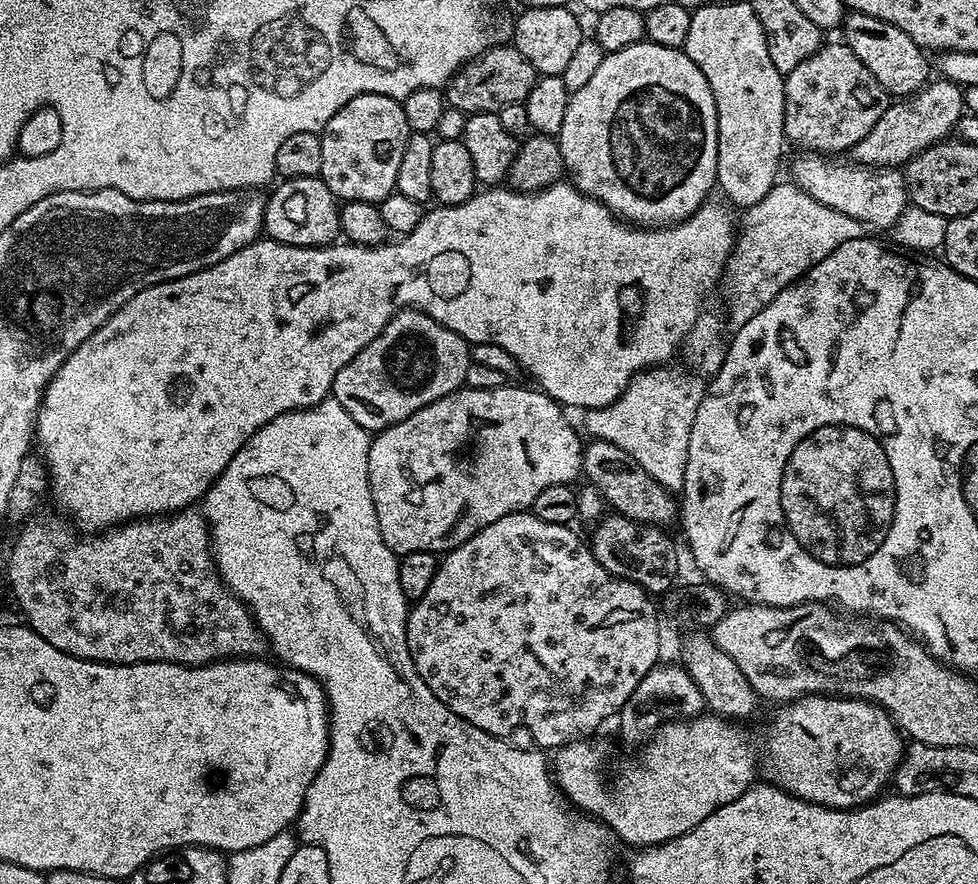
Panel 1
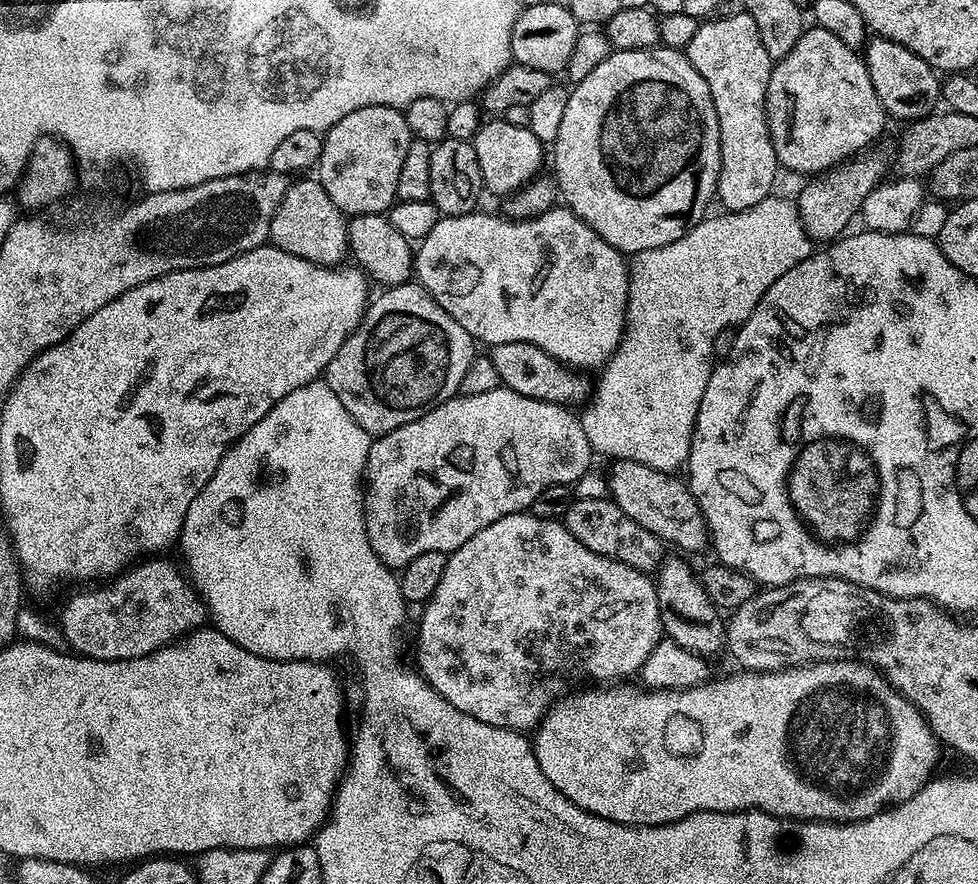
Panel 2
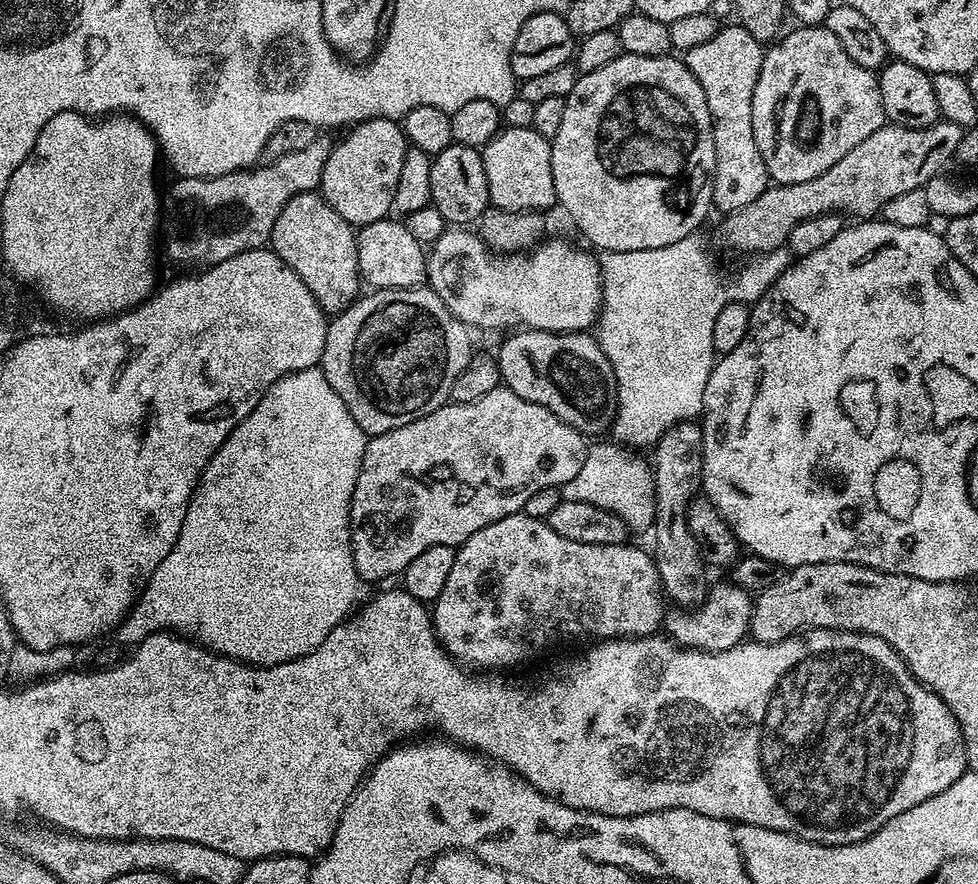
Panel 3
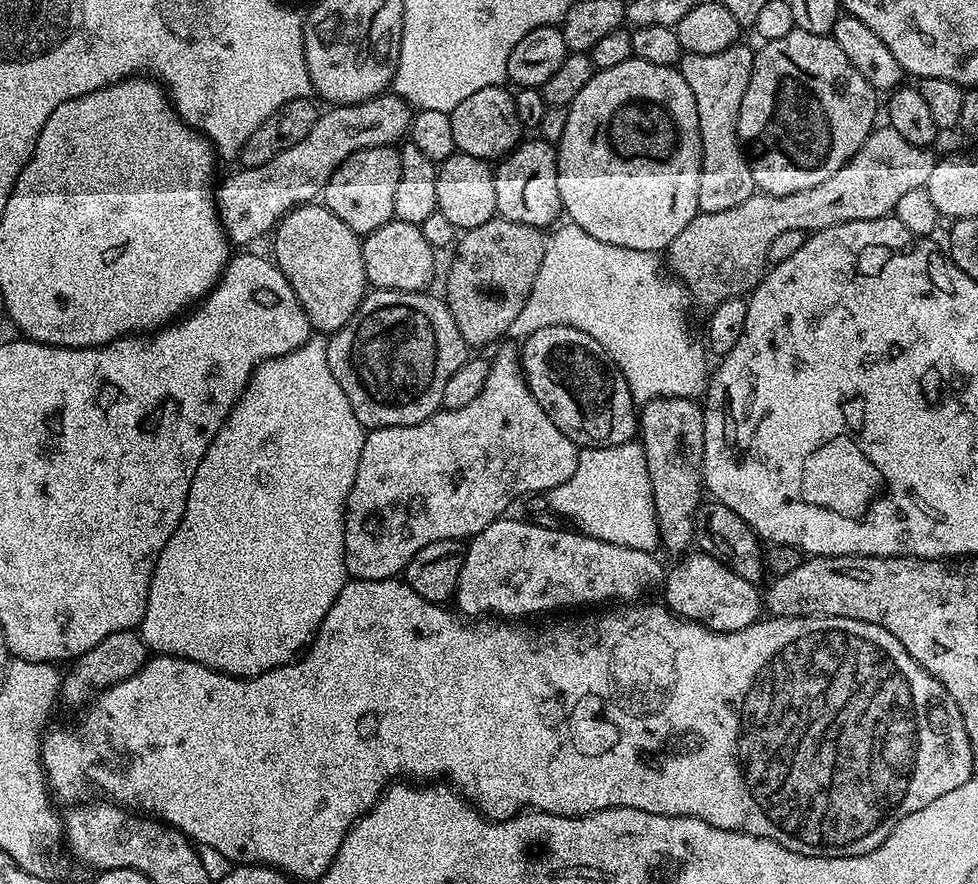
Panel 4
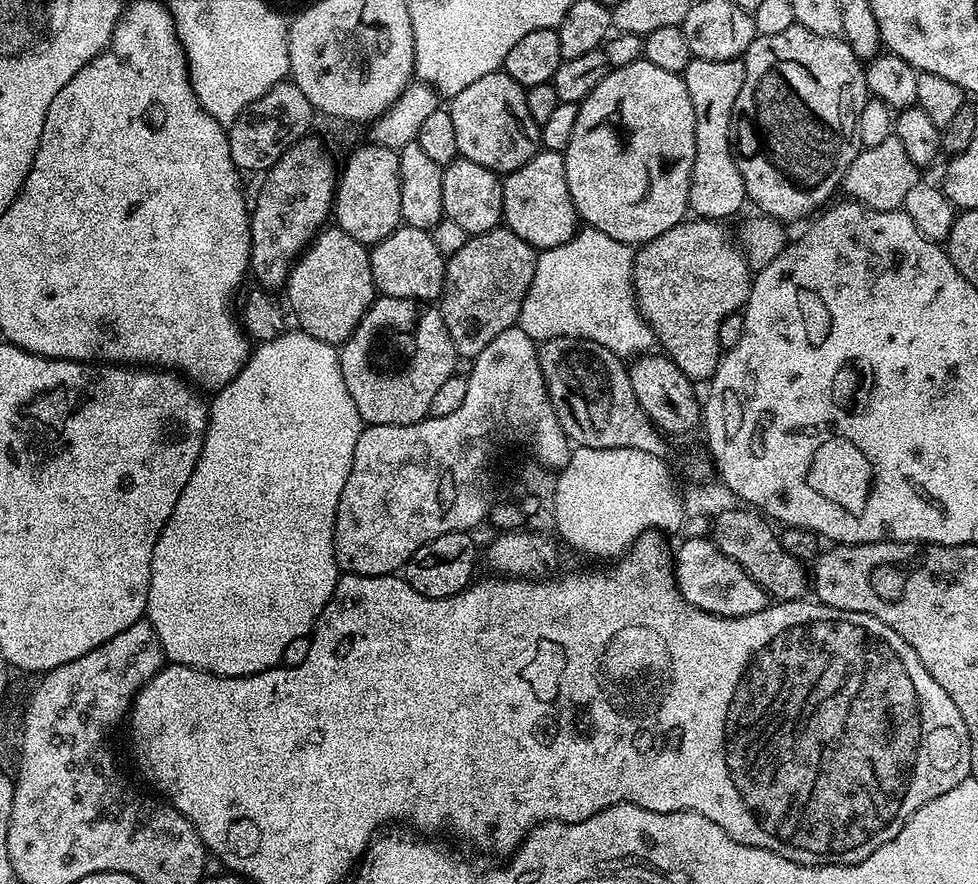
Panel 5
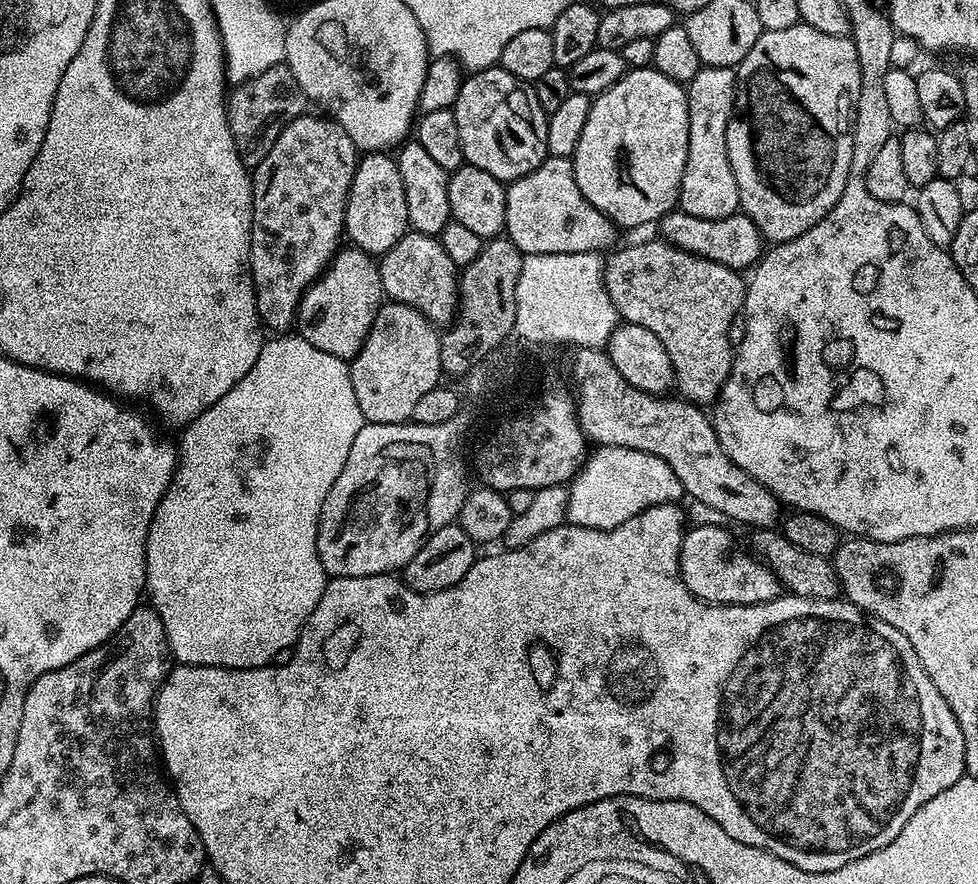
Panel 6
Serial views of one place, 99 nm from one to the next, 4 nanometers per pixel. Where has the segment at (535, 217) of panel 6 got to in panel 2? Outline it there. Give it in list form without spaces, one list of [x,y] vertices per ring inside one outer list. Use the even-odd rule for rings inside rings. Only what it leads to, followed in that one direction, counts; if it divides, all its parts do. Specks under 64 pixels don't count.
[[[503,118],[485,119],[470,143],[474,146],[474,154],[478,154],[478,170],[482,170],[484,187],[497,198],[511,196],[528,183],[541,171],[540,163],[546,160],[545,145],[534,138],[529,128],[510,126]]]

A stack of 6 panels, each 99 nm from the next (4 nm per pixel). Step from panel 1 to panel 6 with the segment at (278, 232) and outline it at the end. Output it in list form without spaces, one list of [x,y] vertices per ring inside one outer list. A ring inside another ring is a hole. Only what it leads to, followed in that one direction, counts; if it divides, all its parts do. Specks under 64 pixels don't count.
[[[344,246],[301,298],[294,324],[310,346],[334,354],[341,362],[350,362],[362,350],[362,342],[366,342],[366,334],[370,334],[370,326],[374,326],[374,318],[385,300],[379,263],[358,247]]]

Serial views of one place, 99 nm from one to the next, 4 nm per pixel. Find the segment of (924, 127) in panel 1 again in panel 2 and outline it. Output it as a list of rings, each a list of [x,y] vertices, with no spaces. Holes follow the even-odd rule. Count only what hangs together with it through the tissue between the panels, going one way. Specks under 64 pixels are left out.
[[[865,150],[835,165],[831,170],[819,173],[809,179],[812,181],[801,190],[800,197],[795,197],[796,213],[813,242],[831,242],[845,235],[853,227],[852,219],[855,221],[859,217],[860,208],[868,195],[889,175],[887,158],[880,152],[872,151]]]

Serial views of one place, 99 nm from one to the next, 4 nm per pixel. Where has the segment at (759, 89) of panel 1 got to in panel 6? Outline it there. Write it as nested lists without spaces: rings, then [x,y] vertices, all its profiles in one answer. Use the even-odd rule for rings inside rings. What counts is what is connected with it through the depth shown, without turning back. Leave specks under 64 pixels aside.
[[[701,67],[686,91],[690,142],[686,150],[686,170],[682,170],[679,211],[711,220],[737,215],[738,182],[734,182],[734,170],[730,170],[730,158],[726,154],[726,126],[736,110],[736,68]]]

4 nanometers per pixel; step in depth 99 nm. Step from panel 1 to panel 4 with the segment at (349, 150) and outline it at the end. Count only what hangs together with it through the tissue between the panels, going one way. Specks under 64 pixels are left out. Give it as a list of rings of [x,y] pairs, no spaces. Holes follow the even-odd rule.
[[[395,147],[358,150],[340,163],[334,174],[330,174],[330,182],[326,182],[322,193],[322,203],[338,214],[338,218],[342,218],[357,236],[366,237],[394,218],[394,193],[399,173],[400,154]]]

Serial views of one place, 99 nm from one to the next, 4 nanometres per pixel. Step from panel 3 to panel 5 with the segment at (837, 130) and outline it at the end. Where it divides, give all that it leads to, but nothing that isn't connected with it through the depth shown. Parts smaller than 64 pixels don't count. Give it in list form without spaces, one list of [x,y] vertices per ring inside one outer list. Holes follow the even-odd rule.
[[[792,23],[788,29],[781,30],[778,34],[757,35],[756,40],[750,42],[750,46],[744,51],[742,59],[746,78],[742,78],[742,90],[738,90],[738,98],[734,102],[732,111],[732,154],[736,157],[736,165],[746,186],[746,197],[751,203],[753,200],[760,207],[757,209],[763,215],[770,216],[774,220],[789,222],[788,220],[800,220],[803,216],[811,217],[819,213],[833,199],[831,196],[843,185],[846,170],[850,162],[854,162],[862,147],[859,136],[859,116],[862,114],[864,104],[870,99],[868,83],[864,81],[865,65],[856,57],[854,50],[850,50],[847,40],[840,36],[814,34],[814,30],[806,30],[797,23]]]

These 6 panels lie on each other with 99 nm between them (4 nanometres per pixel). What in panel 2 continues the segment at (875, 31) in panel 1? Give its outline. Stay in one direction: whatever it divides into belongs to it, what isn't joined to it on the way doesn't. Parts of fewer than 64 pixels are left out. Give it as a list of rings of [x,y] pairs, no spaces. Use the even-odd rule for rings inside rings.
[[[873,35],[869,39],[866,47],[863,49],[864,65],[870,74],[870,82],[874,82],[874,94],[878,94],[878,102],[882,102],[885,113],[896,120],[910,120],[916,122],[921,118],[929,115],[932,108],[942,100],[942,80],[936,69],[931,68],[914,50],[908,50],[898,42],[888,40],[884,36]]]

